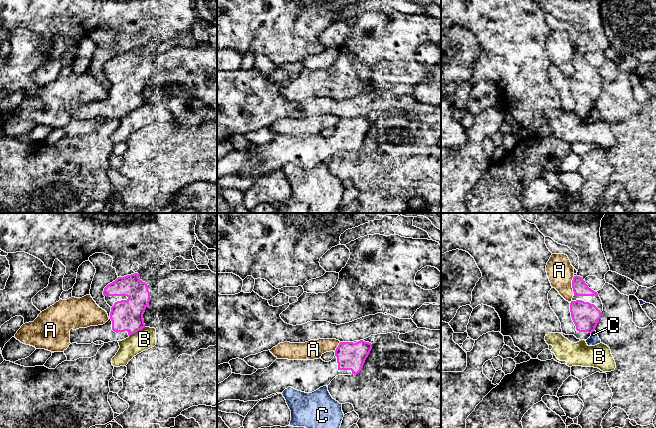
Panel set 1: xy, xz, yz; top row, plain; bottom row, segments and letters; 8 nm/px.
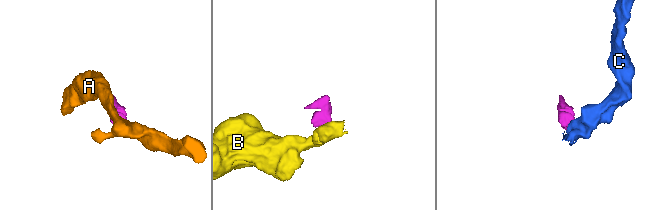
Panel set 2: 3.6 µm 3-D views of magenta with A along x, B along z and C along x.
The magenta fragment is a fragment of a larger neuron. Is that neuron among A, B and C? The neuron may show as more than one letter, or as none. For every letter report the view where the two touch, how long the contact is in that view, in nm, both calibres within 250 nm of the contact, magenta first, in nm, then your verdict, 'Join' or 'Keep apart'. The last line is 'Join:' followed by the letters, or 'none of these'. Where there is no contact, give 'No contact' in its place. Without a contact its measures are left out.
A: Touches magenta in yz. Shared border 160 nm. Thickness 120 nm (magenta) against 220 nm. Keep apart
B: Touches magenta in xy. Shared border 150 nm. Thickness 260 nm (magenta) against 160 nm. Keep apart
C: Touches magenta in yz. Shared border 50 nm. Thickness 220 nm (magenta) against 80 nm. Keep apart
Join: none of these

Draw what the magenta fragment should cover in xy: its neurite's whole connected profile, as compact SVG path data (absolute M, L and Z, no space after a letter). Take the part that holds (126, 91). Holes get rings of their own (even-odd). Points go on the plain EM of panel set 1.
M138 49L118 53L104 64L103 71L111 83L110 95L103 101L71 105L71 120L124 116L145 103L143 90L151 73Z

